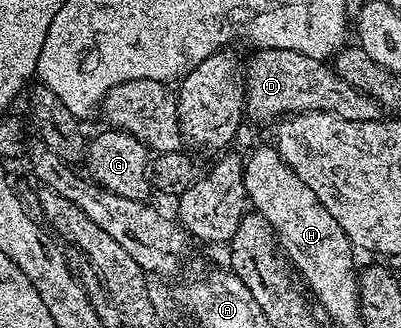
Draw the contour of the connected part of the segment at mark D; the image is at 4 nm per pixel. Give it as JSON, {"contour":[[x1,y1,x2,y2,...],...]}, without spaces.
{"contour":[[267,49,254,50,250,59,243,63,243,82,245,85,245,115,253,119,280,120,282,117,302,115,308,111,322,111,331,113,347,121,371,121,382,118,383,112,379,104,367,93,359,93,355,85,347,85,339,73,335,73,328,62,307,57,307,53,295,53,295,49]]}

